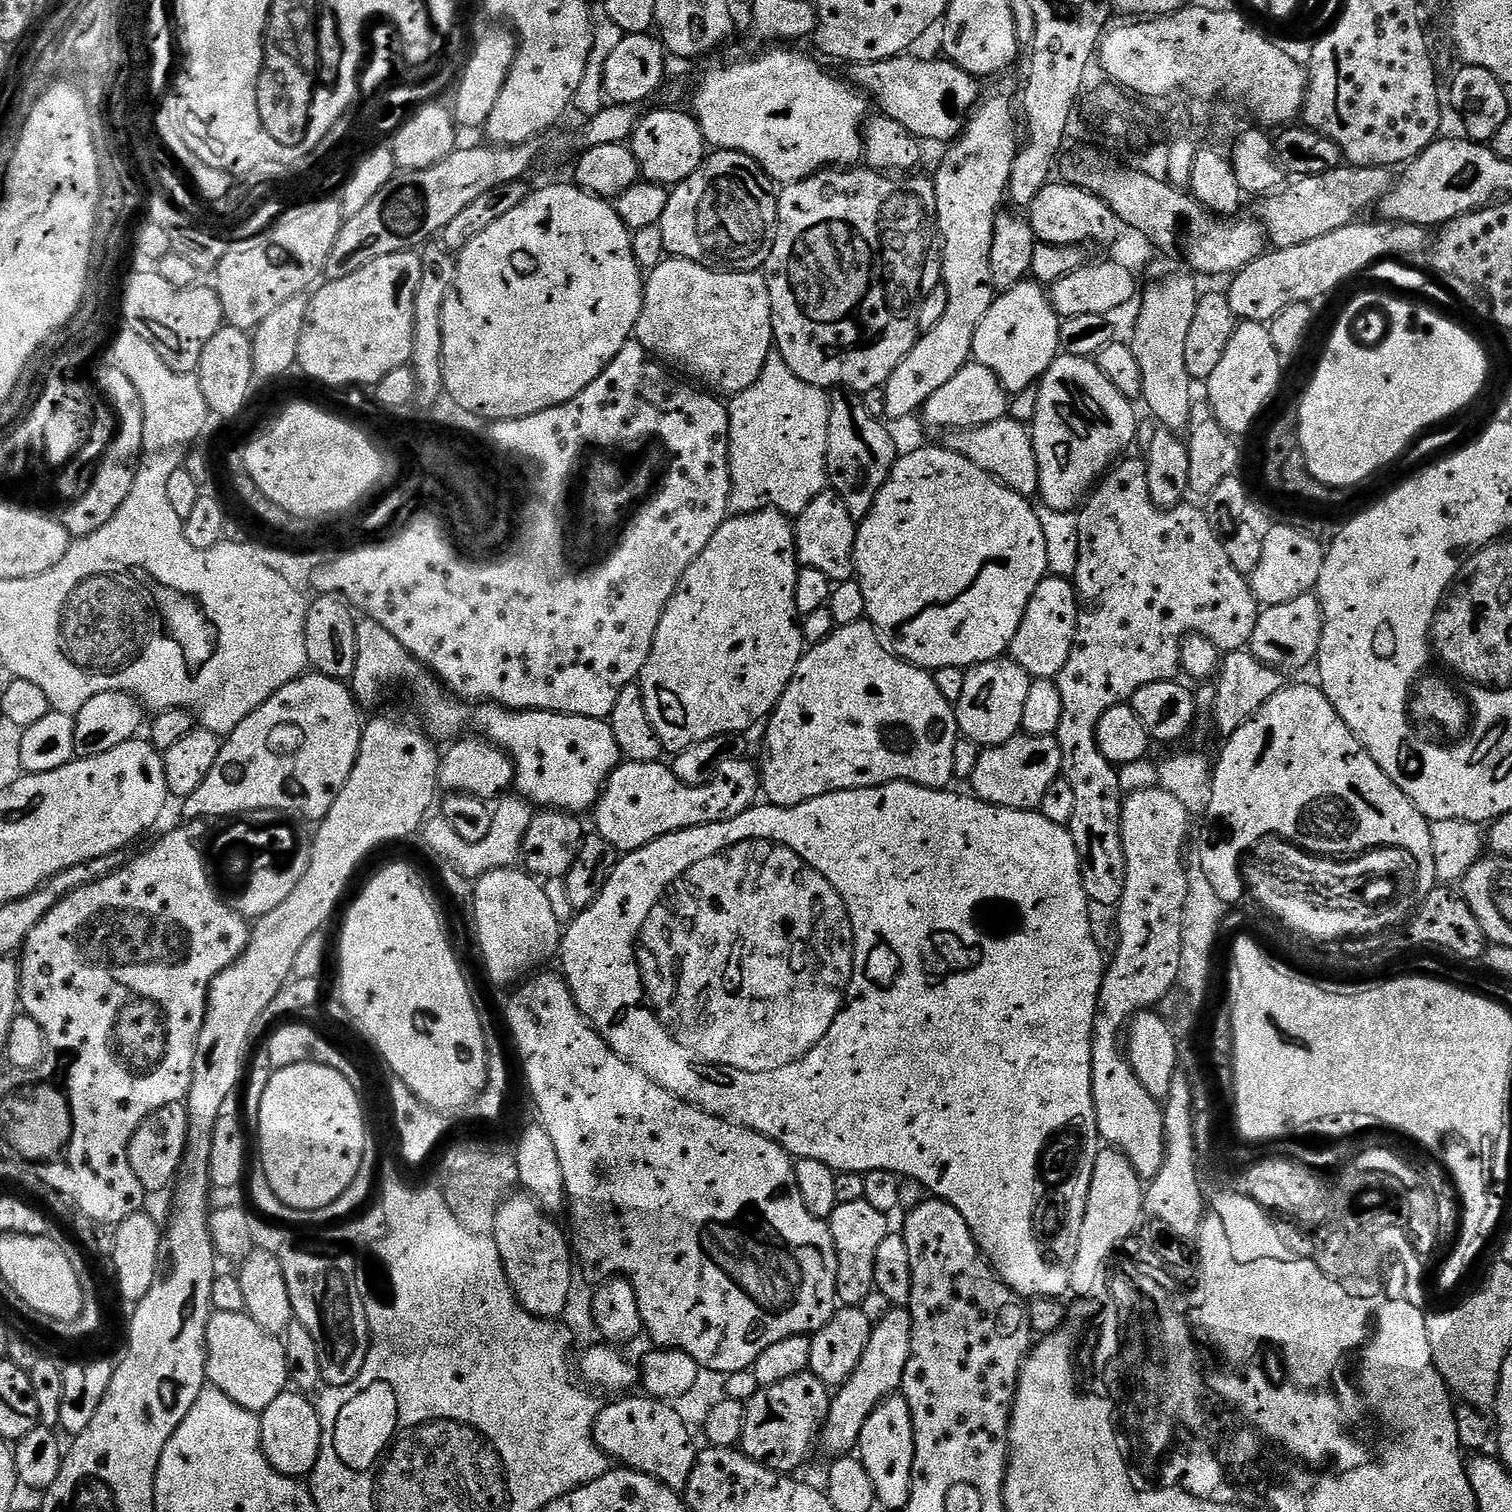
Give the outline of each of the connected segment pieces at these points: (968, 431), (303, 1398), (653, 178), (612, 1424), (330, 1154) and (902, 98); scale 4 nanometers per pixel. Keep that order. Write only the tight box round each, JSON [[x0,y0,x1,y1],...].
[[950,418,1038,497],[259,1390,322,1478],[630,106,706,186],[592,1394,698,1489],[259,1064,369,1210],[847,54,982,141]]

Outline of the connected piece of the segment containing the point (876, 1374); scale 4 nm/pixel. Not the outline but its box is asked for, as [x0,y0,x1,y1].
[822,1308,912,1454]

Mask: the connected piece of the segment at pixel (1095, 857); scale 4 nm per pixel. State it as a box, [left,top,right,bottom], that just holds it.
[1055,458,1262,910]

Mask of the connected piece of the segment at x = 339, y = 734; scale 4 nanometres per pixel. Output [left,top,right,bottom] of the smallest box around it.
[182,674,364,822]

